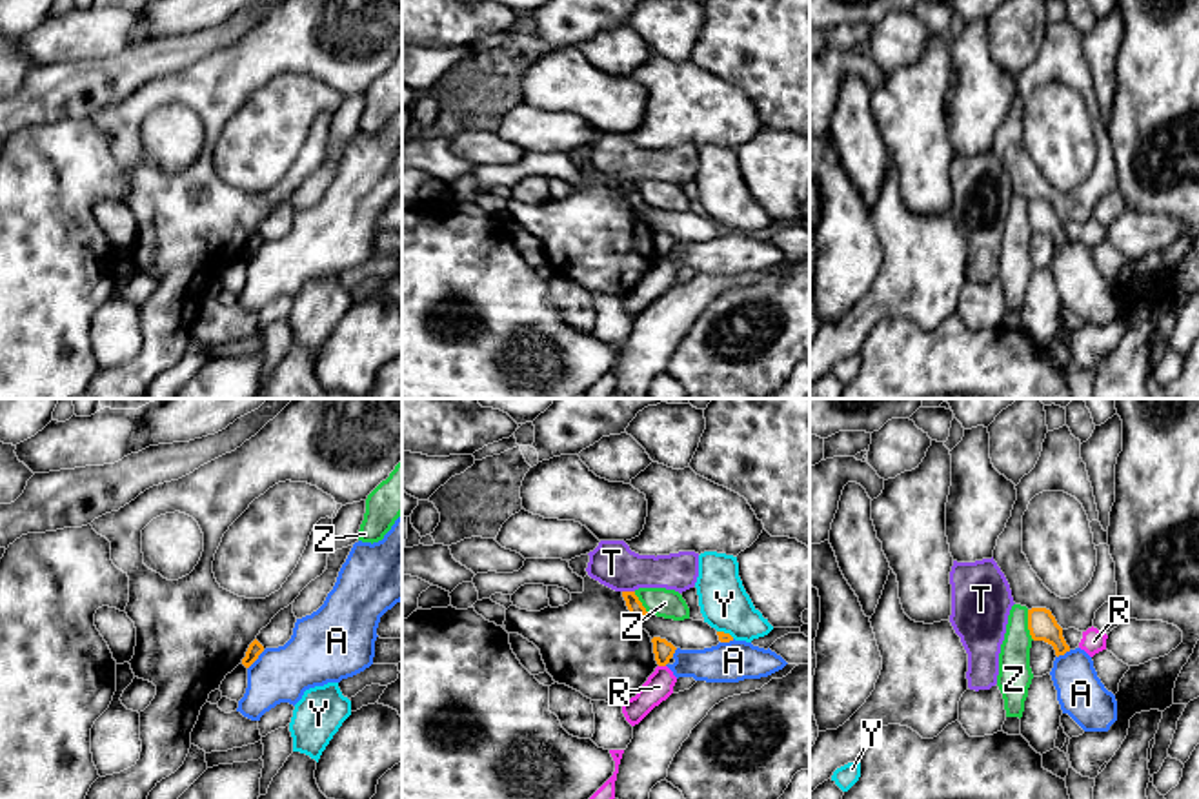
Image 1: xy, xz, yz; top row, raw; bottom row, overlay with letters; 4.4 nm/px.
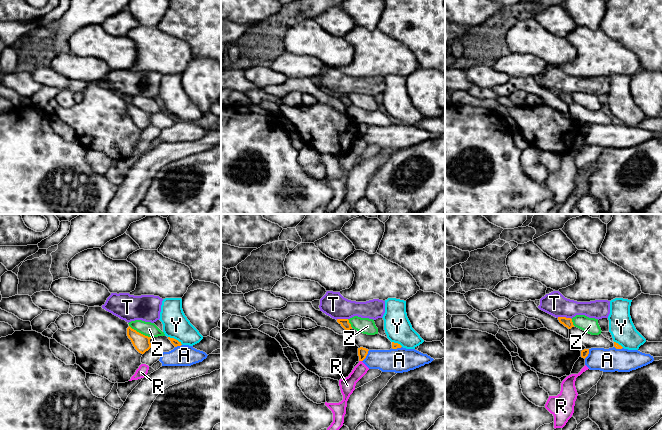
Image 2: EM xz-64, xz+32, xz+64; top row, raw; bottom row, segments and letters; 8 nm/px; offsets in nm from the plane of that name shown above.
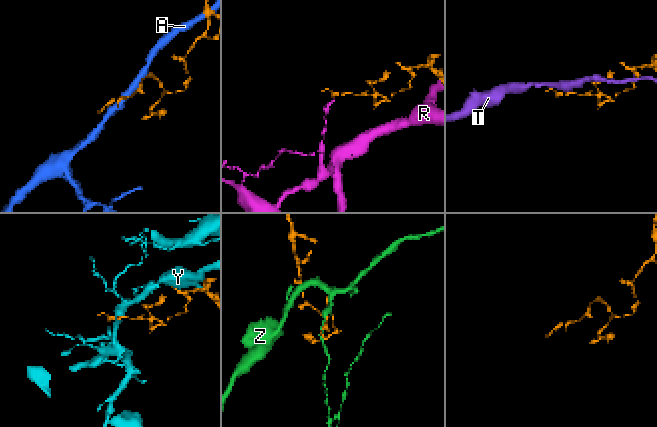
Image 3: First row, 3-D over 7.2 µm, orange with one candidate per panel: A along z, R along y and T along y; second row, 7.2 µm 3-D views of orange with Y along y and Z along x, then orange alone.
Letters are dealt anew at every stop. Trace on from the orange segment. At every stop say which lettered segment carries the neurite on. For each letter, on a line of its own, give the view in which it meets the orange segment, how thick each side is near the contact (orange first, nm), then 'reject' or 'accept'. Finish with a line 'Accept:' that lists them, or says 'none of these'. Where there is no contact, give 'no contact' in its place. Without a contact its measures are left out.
A: xy | 70/260 nm | reject
R: xz | 90/120 nm | reject
T: xz | 70/200 nm | reject
Y: xz | 50/220 nm | reject
Z: yz | 130/150 nm | reject
Accept: none of these

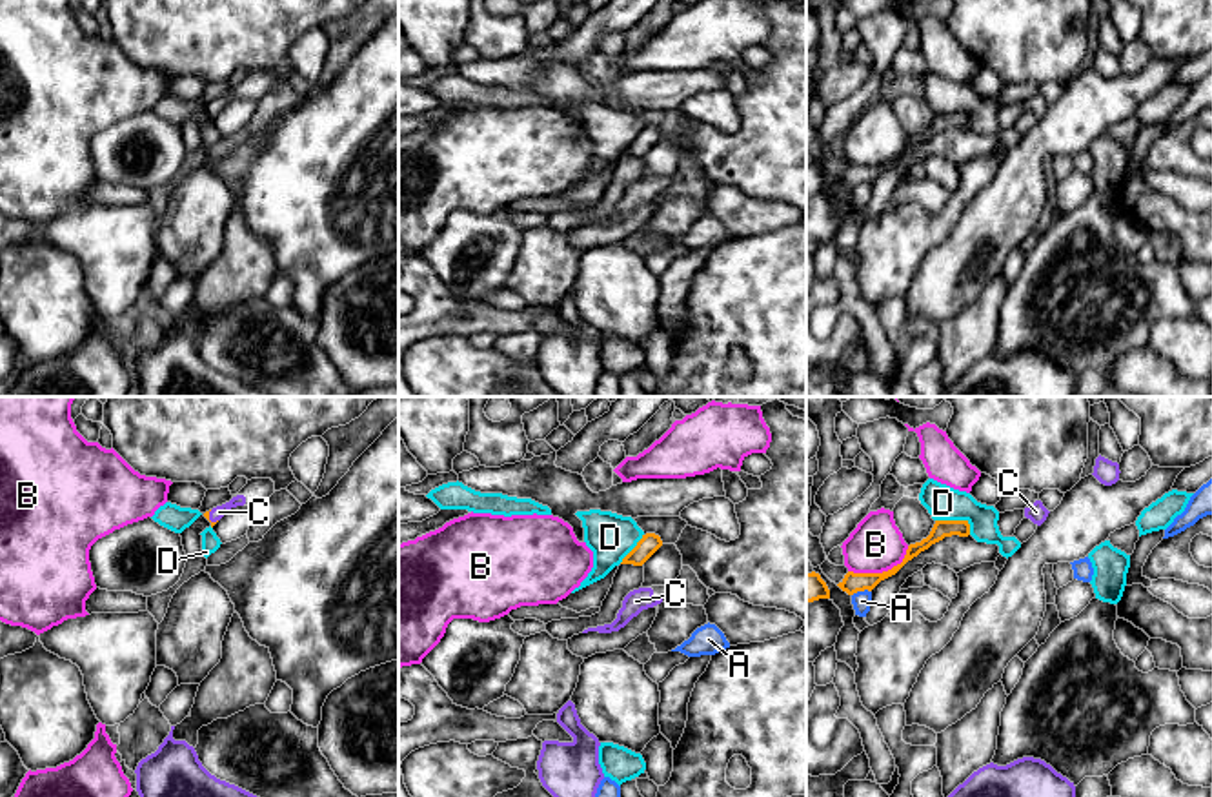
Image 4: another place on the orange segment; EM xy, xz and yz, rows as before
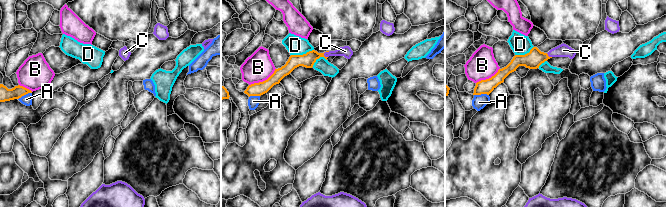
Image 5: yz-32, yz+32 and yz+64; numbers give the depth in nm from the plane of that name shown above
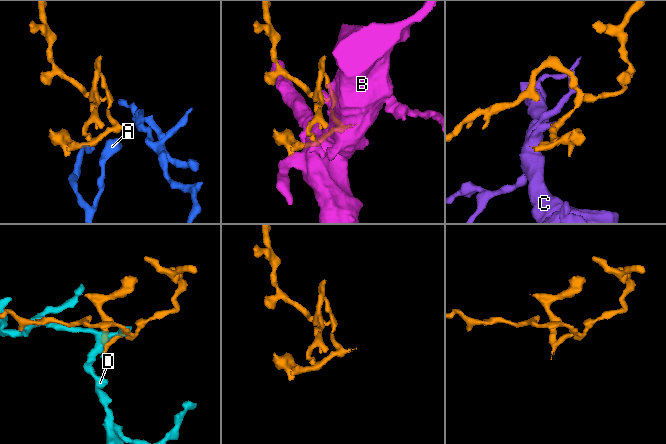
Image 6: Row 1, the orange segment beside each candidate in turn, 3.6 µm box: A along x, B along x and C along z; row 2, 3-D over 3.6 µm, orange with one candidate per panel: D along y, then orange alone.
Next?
A: yz | 90/90 nm | reject
B: yz | 90/240 nm | reject
C: xy | 20/60 nm | accept
D: yz | 80/160 nm | reject
Accept: C

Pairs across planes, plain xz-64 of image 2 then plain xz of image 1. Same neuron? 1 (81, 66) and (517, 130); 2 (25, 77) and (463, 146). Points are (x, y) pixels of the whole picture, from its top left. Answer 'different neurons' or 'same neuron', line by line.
1: same neuron
2: different neurons

